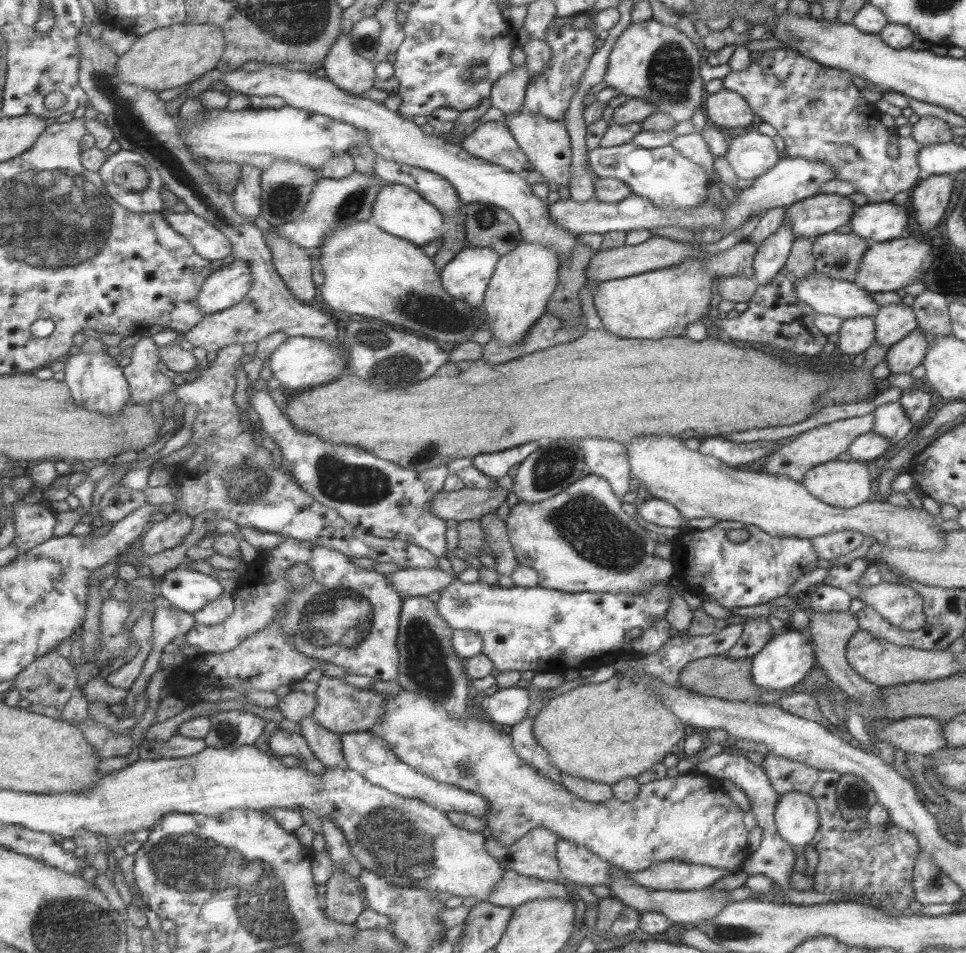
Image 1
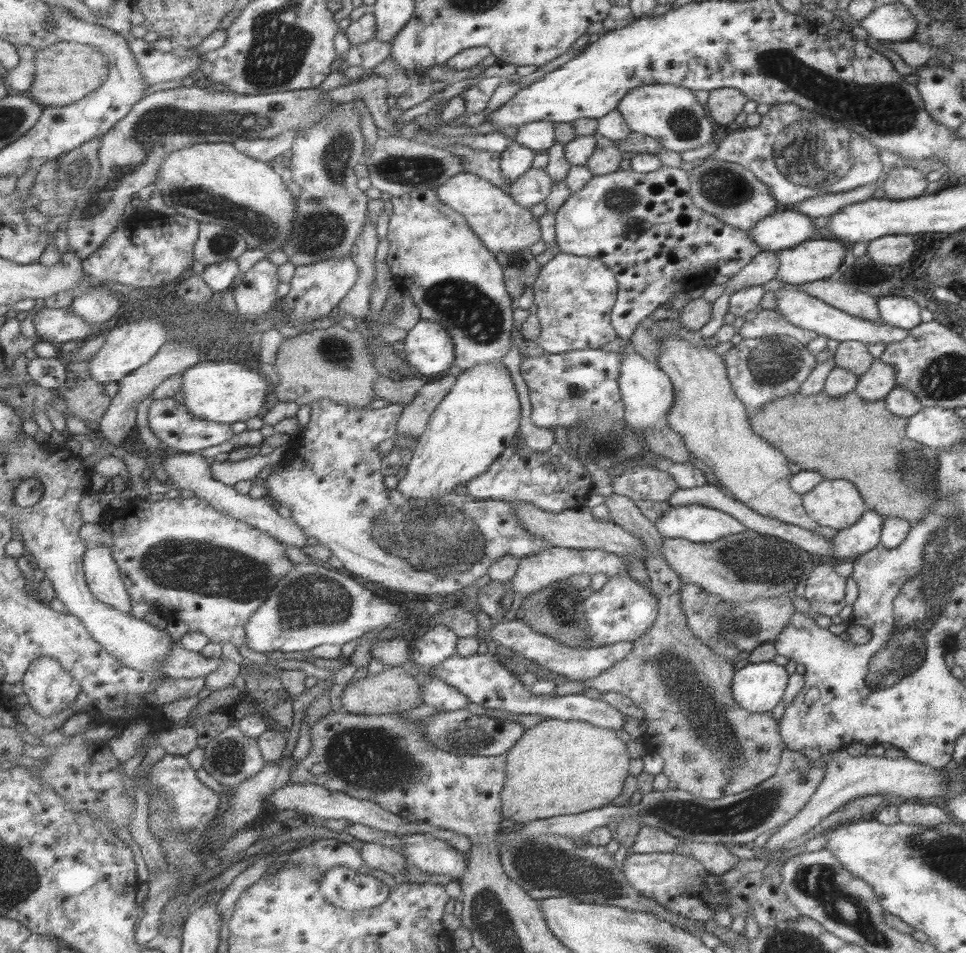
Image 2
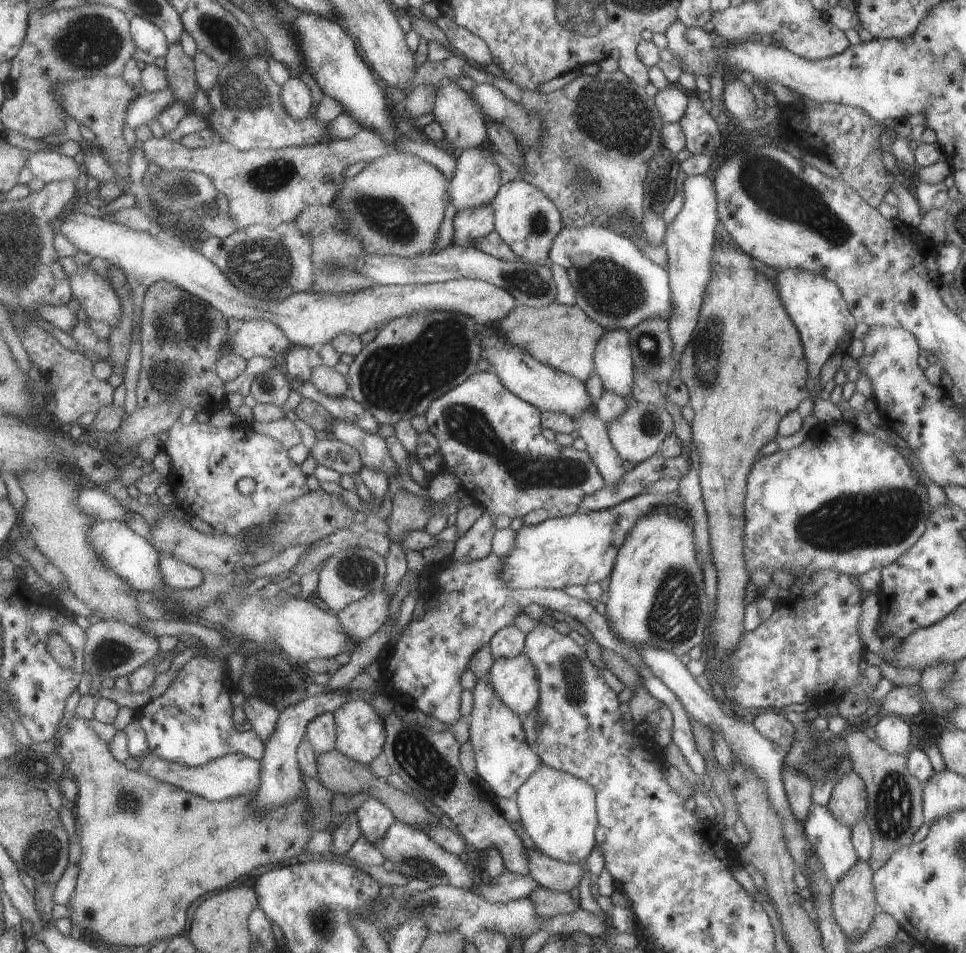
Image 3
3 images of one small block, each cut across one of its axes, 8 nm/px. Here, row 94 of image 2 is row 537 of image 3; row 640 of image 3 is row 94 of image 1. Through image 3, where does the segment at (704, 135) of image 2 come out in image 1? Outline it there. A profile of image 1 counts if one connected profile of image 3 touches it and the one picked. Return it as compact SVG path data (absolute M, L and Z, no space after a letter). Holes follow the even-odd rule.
M655 19L631 23L618 34L613 43L603 81L627 98L647 99L657 112L667 113L676 123L679 123L690 119L696 108L703 107L705 82L699 77L700 54L697 50L685 33L671 26L663 26Z

